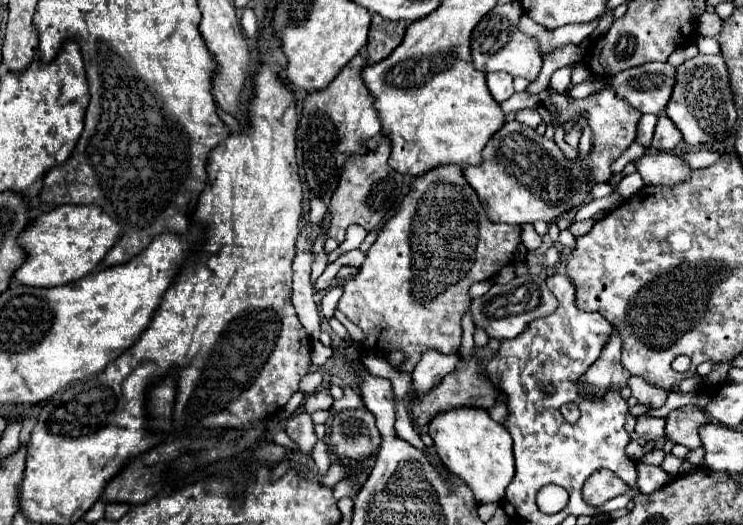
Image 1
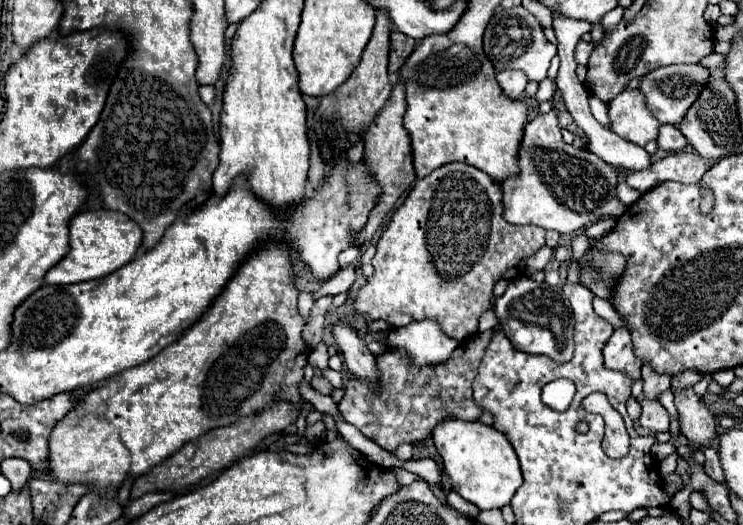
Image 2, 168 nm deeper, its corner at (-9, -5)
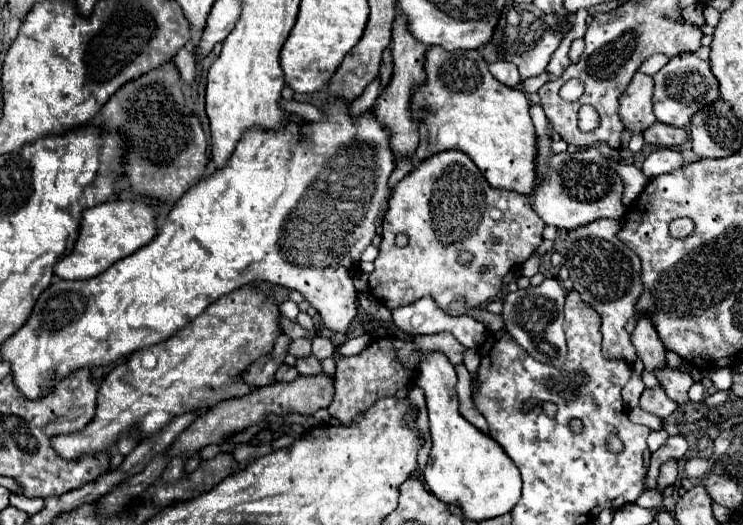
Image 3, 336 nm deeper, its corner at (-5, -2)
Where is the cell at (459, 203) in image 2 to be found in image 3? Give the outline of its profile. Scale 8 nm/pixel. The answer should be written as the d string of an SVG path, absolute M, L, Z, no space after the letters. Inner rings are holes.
M442 151L422 161L414 171L410 171L394 189L390 197L390 209L382 225L382 243L380 253L374 261L374 271L368 279L368 289L374 299L378 299L390 311L402 305L418 301L418 297L430 295L436 305L446 313L450 303L464 299L466 309L482 307L502 289L502 277L510 273L516 265L520 267L542 243L544 221L530 209L526 195L494 189L478 167L462 151ZM398 233L408 235L406 247L396 247L394 239ZM468 251L472 261L462 265L458 261L460 253Z

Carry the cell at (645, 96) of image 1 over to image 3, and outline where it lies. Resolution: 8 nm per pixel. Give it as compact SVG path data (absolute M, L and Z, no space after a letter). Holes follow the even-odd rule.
M682 53L672 57L656 75L654 75L654 115L658 121L686 127L690 117L700 111L702 107L710 105L720 97L718 81L710 71L708 61L698 59L694 53Z

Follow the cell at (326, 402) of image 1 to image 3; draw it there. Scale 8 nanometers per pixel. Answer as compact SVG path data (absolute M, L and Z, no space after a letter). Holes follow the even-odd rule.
M310 355L310 357L306 357L306 359L298 359L296 369L298 369L300 375L318 375L318 373L322 371L320 361L318 361L314 355Z

